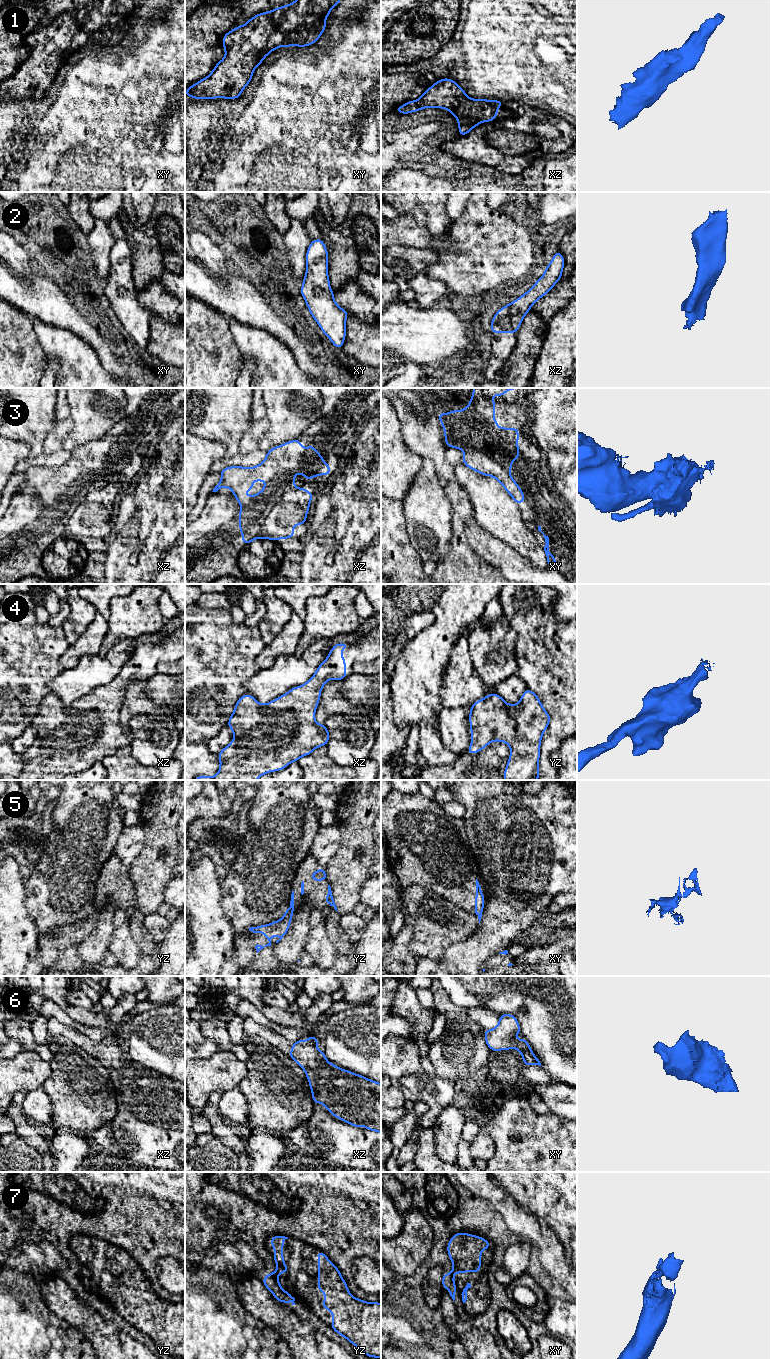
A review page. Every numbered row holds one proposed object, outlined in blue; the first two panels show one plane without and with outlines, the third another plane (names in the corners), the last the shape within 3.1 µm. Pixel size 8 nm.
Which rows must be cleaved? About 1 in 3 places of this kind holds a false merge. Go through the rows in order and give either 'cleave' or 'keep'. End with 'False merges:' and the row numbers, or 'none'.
1: keep
2: keep
3: keep
4: keep
5: cleave
6: keep
7: keep
False merges: 5

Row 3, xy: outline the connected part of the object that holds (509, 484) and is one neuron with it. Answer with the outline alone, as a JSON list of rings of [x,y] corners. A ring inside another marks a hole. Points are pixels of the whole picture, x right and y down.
[[[473,388],[469,404],[463,410],[439,413],[437,418],[445,431],[444,439],[449,448],[458,448],[464,452],[462,462],[471,470],[484,476],[495,478],[520,505],[525,502],[525,495],[520,486],[510,476],[512,462],[520,455],[518,448],[519,429],[500,428],[495,421],[495,401],[493,395],[504,396],[508,390],[518,388]]]

